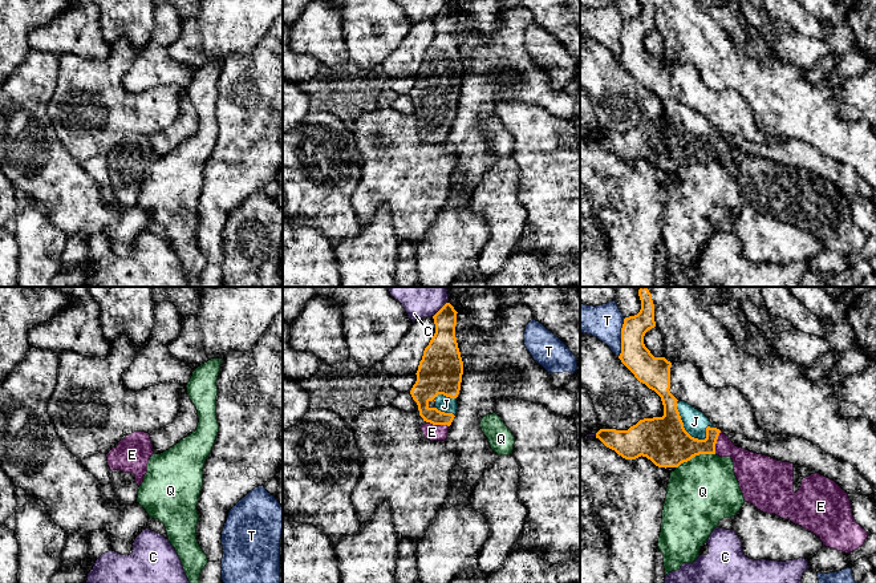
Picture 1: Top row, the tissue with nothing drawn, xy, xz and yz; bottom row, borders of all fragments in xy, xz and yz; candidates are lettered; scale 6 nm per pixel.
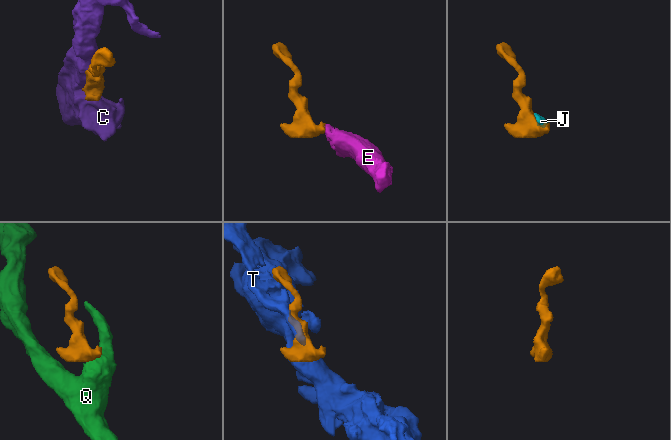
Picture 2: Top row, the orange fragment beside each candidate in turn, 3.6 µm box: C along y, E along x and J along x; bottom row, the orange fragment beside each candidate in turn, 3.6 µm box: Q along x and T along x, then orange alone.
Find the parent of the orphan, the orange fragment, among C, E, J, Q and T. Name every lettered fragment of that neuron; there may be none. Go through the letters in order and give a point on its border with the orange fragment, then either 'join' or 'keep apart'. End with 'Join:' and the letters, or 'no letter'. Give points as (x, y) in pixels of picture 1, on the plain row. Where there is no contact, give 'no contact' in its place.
C: xz (439, 12) | keep apart
E: yz (716, 145) | join
J: yz (682, 126) | join
Q: yz (694, 158) | keep apart
T: yz (621, 40) | keep apart
Join: E, J

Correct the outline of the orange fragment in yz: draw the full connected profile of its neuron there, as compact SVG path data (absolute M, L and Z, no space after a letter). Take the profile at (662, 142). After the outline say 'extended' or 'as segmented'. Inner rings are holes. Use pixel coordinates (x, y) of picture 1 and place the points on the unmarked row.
M640 0L640 3L640 15L624 21L619 61L640 85L661 100L664 118L640 122L628 133L600 131L596 141L625 162L636 162L642 158L656 169L665 171L678 170L699 157L730 159L734 165L734 175L745 205L753 206L763 215L775 216L814 235L826 250L845 256L861 250L868 240L868 235L856 226L848 197L835 183L812 171L776 163L735 149L722 133L713 129L702 114L685 104L678 104L670 96L672 65L665 60L654 60L644 46L645 36L656 29L654 7L652 0Z | extended

